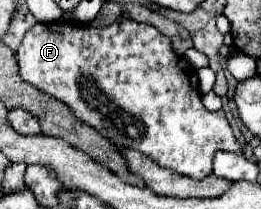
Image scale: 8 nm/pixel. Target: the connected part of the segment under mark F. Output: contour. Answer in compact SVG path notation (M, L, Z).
M122 17L106 27L72 21L36 23L24 35L20 49L16 51L16 59L22 81L68 105L74 117L110 137L116 147L136 149L154 159L158 165L180 175L194 179L208 177L212 173L214 153L244 153L244 143L236 141L224 111L212 113L202 105L196 67L190 65L186 57L176 55L170 47L170 39L148 23L138 23L128 17Z

